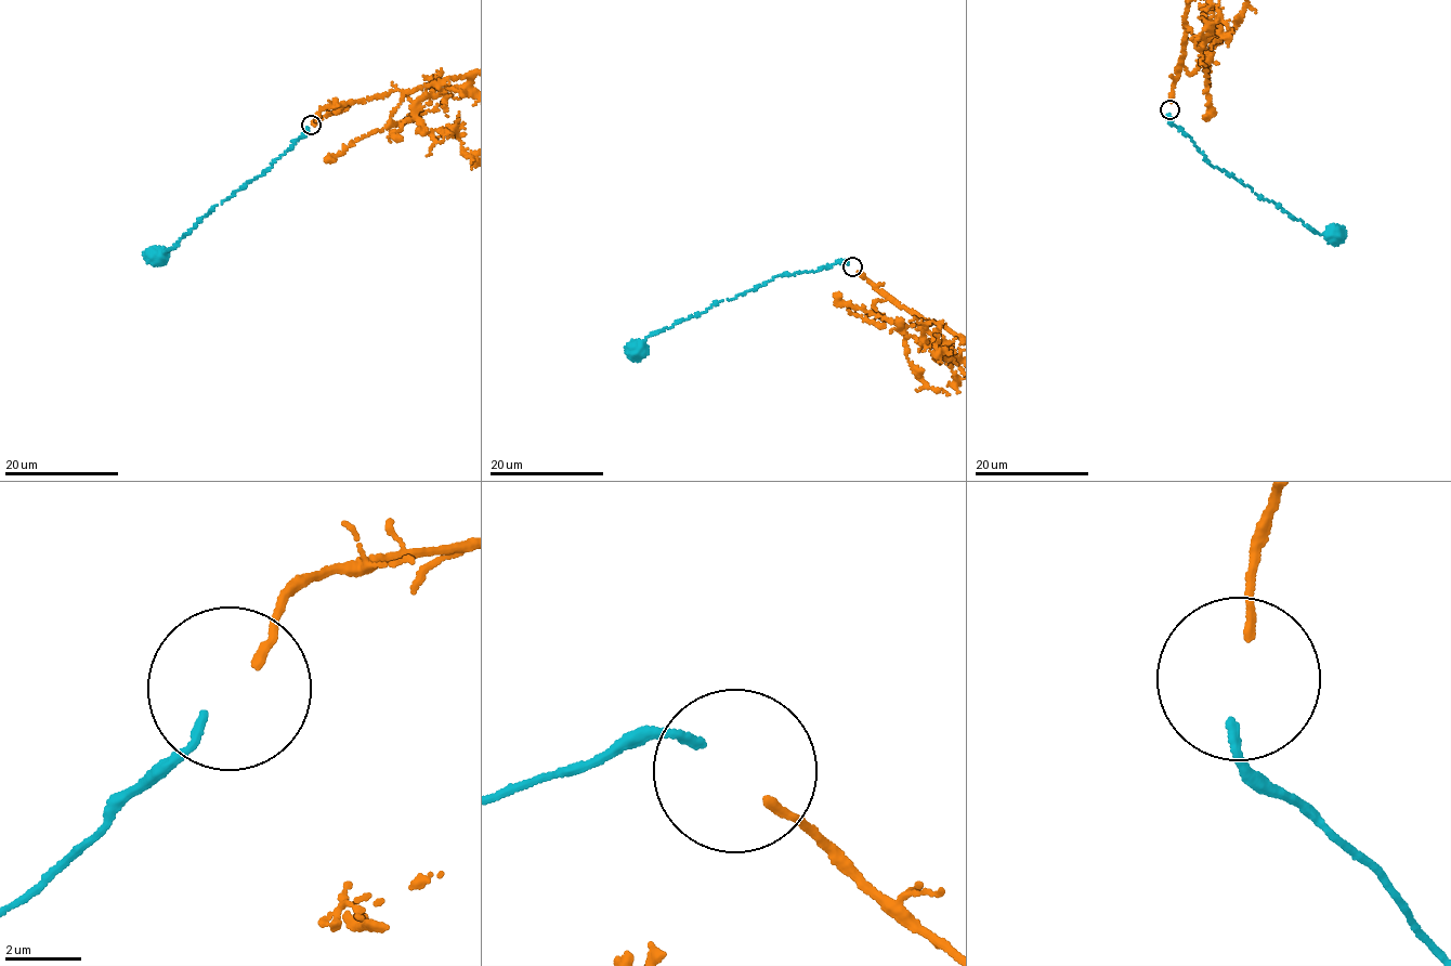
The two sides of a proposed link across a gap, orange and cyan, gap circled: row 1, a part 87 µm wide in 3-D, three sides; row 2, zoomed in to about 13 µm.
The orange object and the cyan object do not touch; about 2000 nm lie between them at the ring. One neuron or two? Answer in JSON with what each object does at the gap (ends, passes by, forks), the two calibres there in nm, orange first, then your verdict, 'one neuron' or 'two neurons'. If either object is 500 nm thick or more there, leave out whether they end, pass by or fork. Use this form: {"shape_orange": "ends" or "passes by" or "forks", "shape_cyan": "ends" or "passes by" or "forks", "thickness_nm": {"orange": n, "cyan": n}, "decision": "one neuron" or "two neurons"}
{"shape_orange": "ends", "shape_cyan": "ends", "thickness_nm": {"orange": 240, "cyan": 240}, "decision": "two neurons"}

